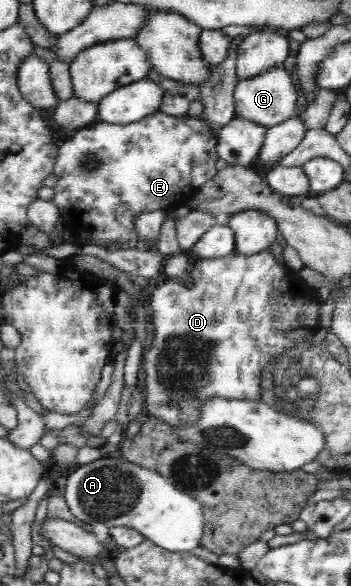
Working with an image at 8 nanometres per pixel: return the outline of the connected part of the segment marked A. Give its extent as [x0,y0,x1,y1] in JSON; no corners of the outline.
[61,456,203,552]

